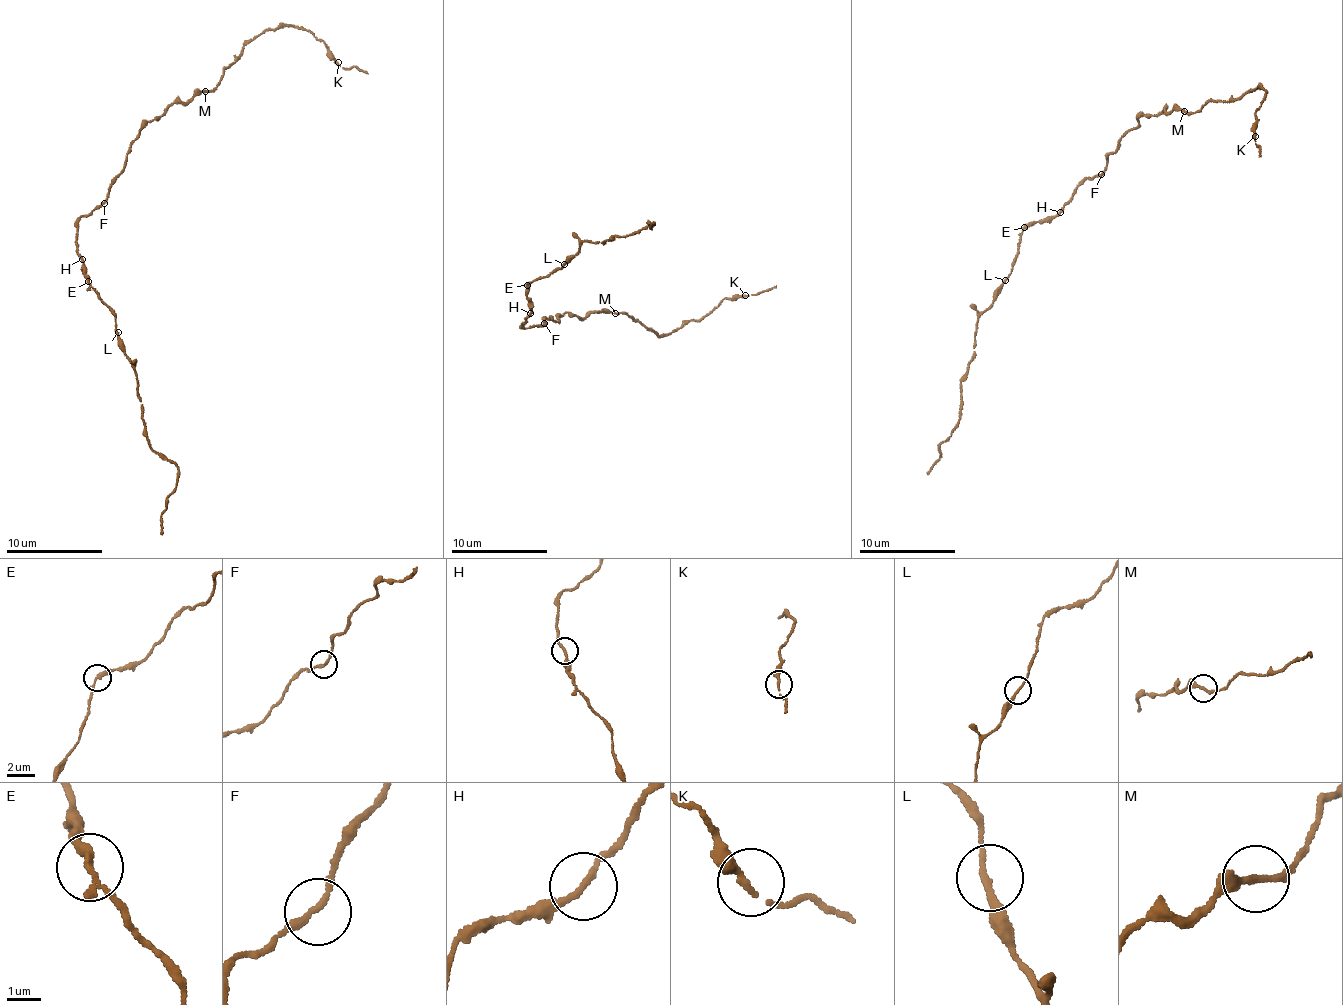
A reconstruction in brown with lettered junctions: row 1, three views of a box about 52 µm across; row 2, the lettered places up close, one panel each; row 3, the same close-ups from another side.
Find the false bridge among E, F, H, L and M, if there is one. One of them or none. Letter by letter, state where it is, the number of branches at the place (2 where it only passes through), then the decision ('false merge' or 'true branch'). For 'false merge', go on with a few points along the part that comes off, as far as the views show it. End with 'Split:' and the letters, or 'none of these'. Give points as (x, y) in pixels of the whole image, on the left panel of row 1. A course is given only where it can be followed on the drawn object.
E: at (88, 281); 2 branches meet; true branch
F: at (104, 203); 2 branches meet; true branch
H: at (82, 259); 2 branches meet; true branch
L: at (118, 332); 2 branches meet; true branch
M: at (205, 91); 2 branches meet; false merge; foreign part runs (205, 90), (217, 88), (246, 43), (285, 25), (303, 27), (345, 69), (368, 73)
Split: M

